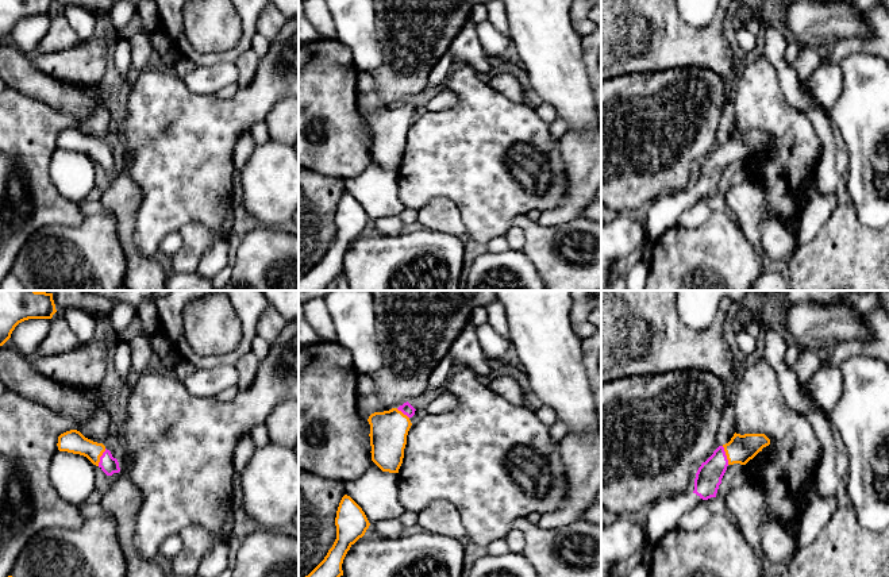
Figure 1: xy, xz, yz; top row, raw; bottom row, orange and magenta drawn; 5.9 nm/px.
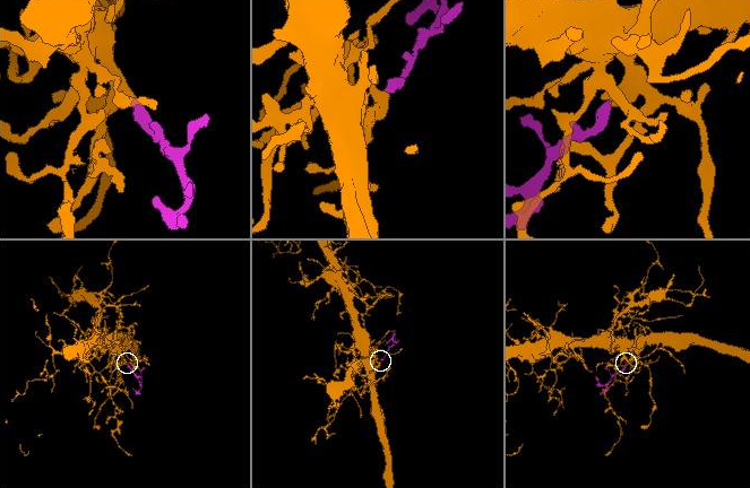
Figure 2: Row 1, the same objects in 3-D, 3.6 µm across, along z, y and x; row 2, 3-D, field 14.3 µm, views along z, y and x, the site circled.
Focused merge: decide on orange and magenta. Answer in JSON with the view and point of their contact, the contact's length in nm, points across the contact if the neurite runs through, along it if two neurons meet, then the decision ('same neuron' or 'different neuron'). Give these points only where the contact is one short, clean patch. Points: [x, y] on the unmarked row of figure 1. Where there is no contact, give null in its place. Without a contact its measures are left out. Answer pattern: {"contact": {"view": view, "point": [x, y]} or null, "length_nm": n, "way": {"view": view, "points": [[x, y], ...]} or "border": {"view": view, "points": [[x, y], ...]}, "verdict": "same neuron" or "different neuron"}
{"contact": {"view": "yz", "point": [726, 152]}, "length_nm": 120, "way": {"view": "yz", "points": [[741, 146], [726, 152], [708, 174]]}, "verdict": "same neuron"}

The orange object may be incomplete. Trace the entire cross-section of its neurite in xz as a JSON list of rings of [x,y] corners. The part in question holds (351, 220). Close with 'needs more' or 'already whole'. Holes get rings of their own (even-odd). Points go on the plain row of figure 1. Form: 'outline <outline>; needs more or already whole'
outline [[[347,192],[339,200],[336,215],[336,236],[324,257],[303,277],[299,291],[328,291],[336,277],[343,273],[342,261],[350,245],[365,232],[370,220],[362,205]]]; already whole

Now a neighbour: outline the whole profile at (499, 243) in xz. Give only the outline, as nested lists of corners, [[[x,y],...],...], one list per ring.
[[[505,235],[494,236],[488,242],[488,250],[490,253],[503,253],[509,249]]]

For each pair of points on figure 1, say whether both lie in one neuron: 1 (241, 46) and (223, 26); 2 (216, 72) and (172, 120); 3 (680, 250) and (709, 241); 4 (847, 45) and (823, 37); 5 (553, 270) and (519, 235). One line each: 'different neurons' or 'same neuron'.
1: different neurons
2: different neurons
3: same neuron
4: different neurons
5: different neurons

